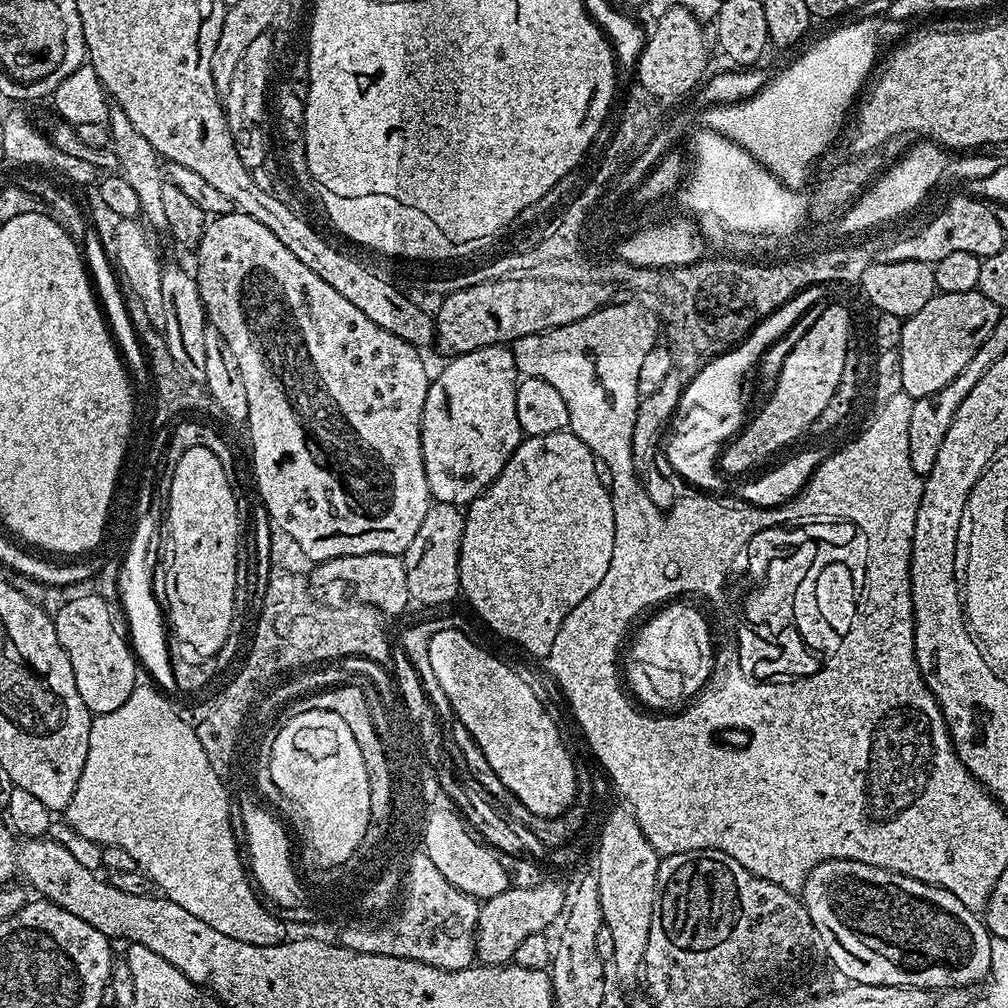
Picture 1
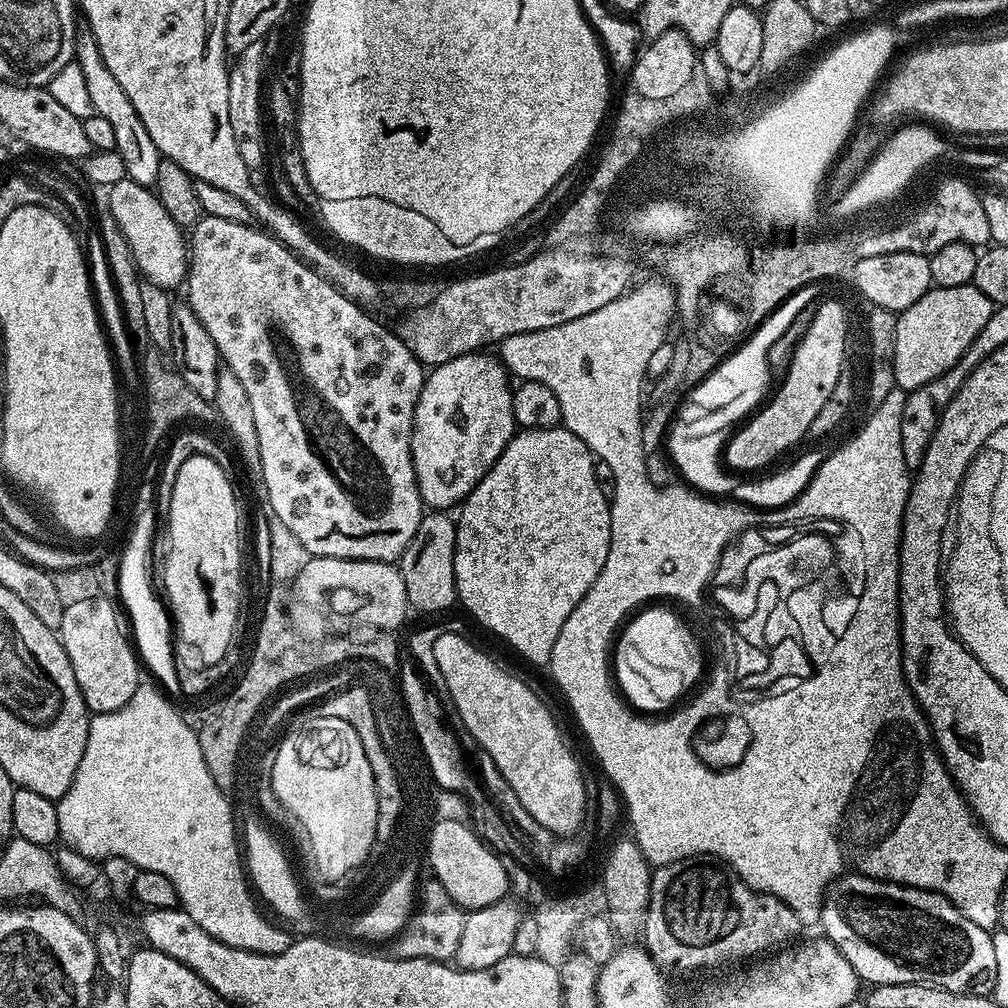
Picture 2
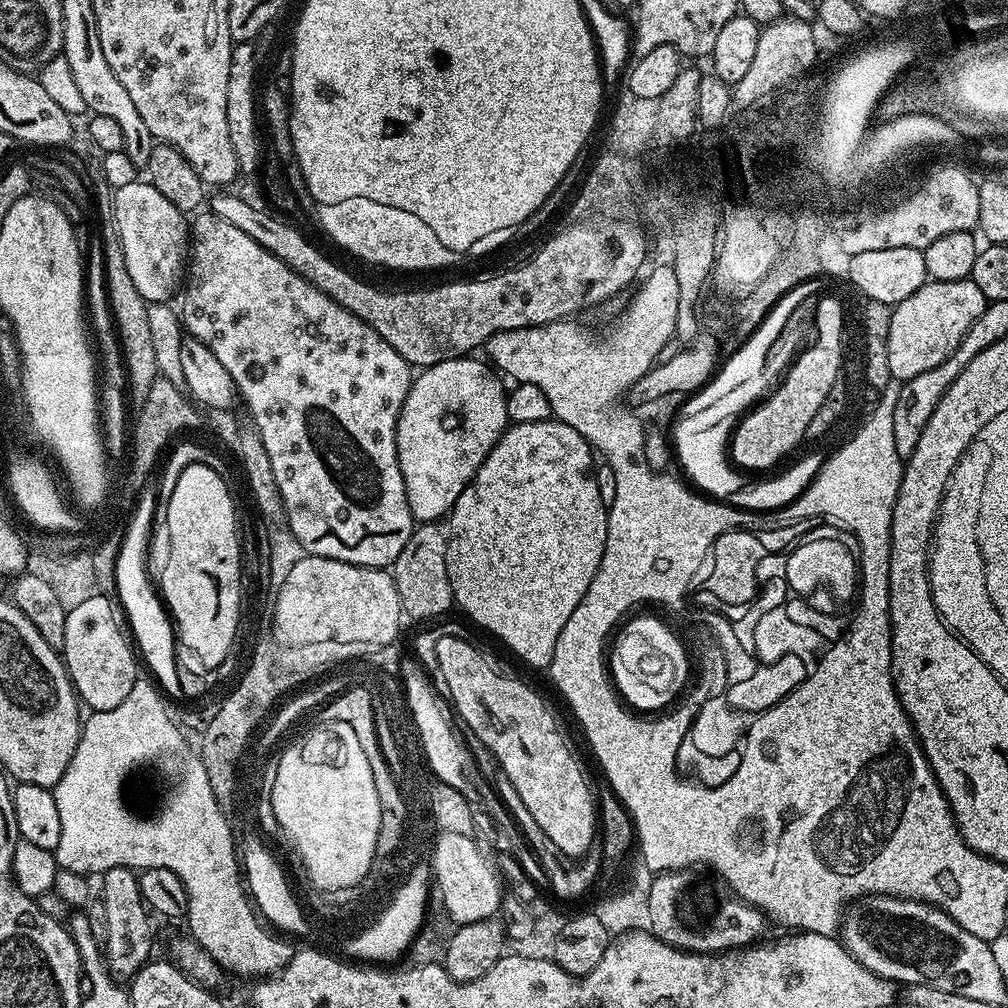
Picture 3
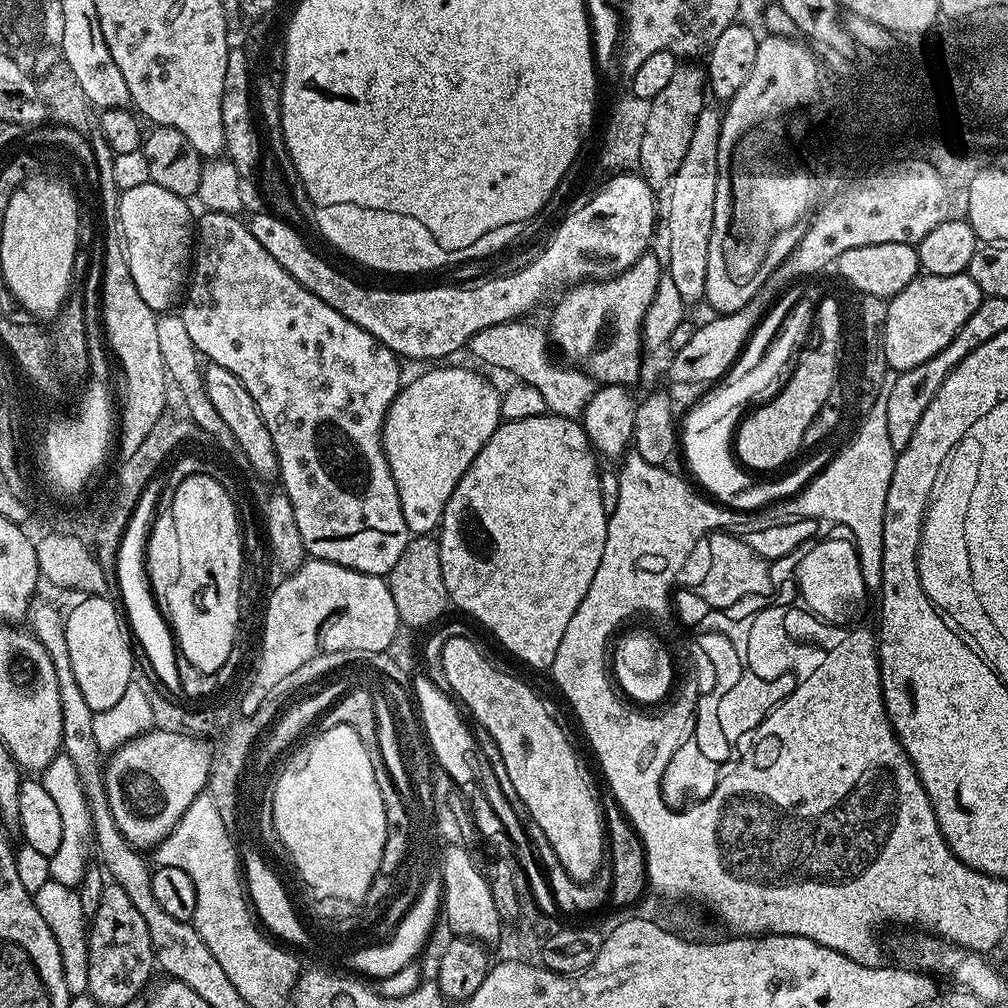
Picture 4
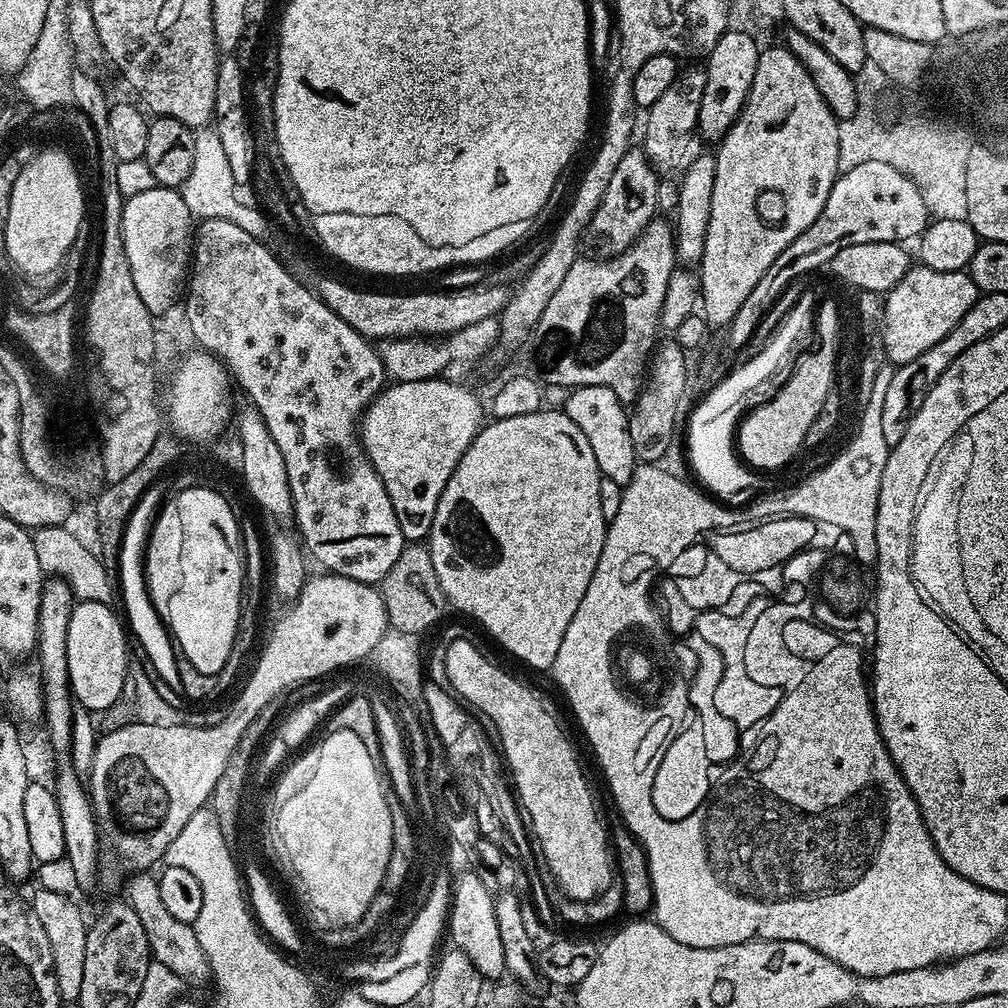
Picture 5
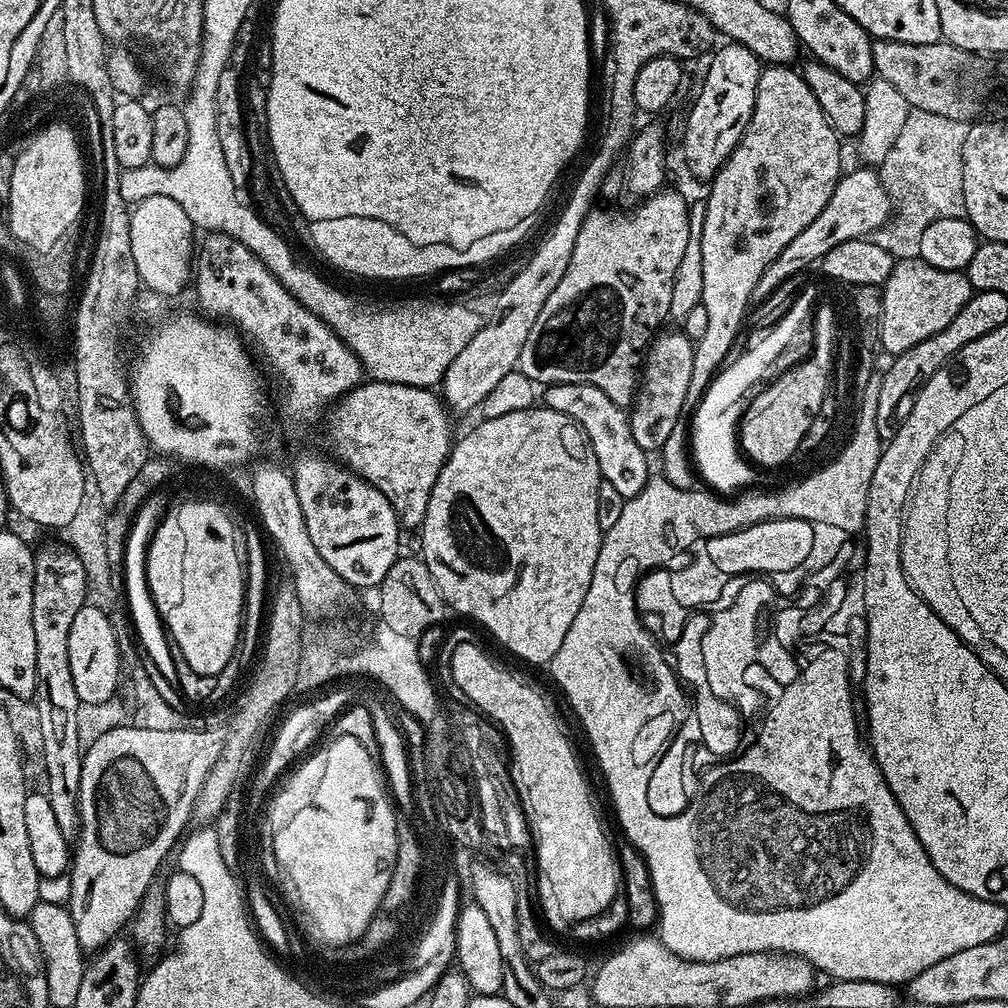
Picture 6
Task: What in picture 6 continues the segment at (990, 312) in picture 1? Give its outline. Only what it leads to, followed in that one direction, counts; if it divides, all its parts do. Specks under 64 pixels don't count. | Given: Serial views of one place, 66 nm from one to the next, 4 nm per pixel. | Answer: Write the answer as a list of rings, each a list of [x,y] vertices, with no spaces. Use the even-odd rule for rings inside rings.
[[[900,258],[893,263],[890,278],[882,285],[882,291],[884,297],[880,319],[880,348],[888,351],[889,357],[895,358],[910,350],[910,346],[918,346],[918,342],[926,342],[926,338],[938,334],[938,330],[943,330],[945,326],[950,326],[954,314],[958,314],[958,310],[966,306],[974,289],[963,271],[938,270],[938,266],[930,266],[919,258]]]

